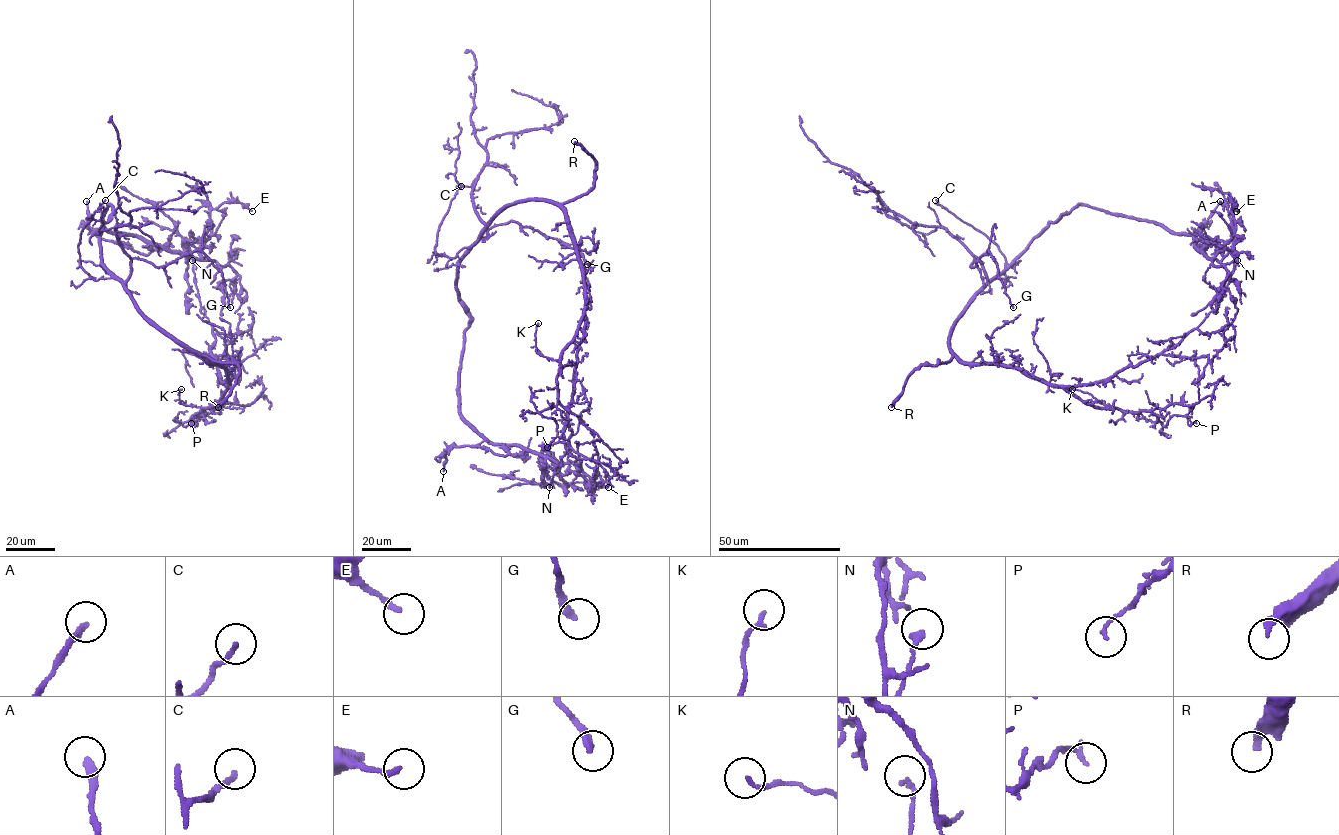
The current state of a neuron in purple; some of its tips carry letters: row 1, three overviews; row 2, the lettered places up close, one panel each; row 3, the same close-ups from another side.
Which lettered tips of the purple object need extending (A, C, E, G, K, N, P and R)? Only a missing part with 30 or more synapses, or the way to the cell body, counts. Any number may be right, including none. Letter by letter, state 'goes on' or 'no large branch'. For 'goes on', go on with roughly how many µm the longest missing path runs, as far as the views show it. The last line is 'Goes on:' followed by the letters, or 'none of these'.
A: no large branch
C: no large branch
E: no large branch
G: no large branch
K: no large branch
N: no large branch
P: no large branch
R: goes on; missing 45 µm
Goes on: R

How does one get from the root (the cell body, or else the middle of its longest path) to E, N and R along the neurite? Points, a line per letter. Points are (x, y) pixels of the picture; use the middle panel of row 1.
E: (485, 230), (457, 272), (458, 296), (471, 318), (459, 413), (493, 443), (549, 456), (567, 486), (608, 487)
N: (485, 230), (513, 204), (550, 200), (565, 215), (582, 274), (585, 326), (567, 415), (572, 435), (549, 487)
R: (485, 230), (501, 211), (513, 204), (528, 200), (564, 203), (585, 194), (593, 185), (595, 161), (574, 141)

